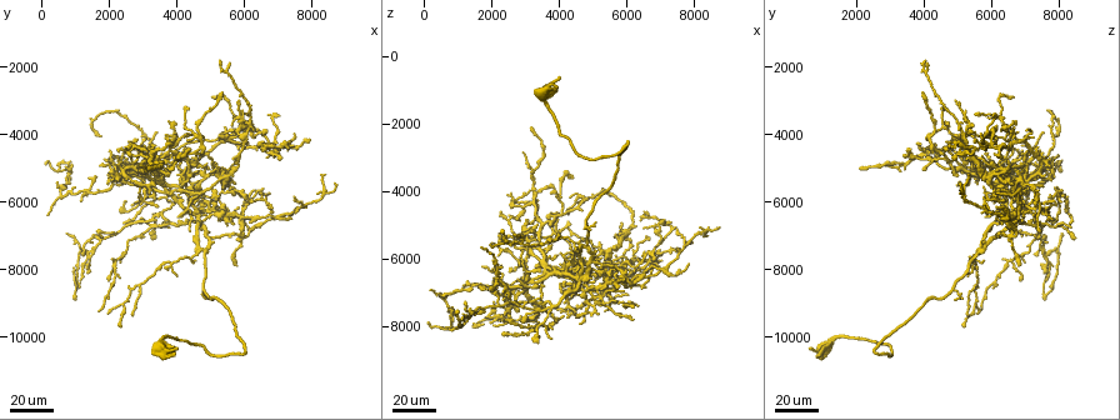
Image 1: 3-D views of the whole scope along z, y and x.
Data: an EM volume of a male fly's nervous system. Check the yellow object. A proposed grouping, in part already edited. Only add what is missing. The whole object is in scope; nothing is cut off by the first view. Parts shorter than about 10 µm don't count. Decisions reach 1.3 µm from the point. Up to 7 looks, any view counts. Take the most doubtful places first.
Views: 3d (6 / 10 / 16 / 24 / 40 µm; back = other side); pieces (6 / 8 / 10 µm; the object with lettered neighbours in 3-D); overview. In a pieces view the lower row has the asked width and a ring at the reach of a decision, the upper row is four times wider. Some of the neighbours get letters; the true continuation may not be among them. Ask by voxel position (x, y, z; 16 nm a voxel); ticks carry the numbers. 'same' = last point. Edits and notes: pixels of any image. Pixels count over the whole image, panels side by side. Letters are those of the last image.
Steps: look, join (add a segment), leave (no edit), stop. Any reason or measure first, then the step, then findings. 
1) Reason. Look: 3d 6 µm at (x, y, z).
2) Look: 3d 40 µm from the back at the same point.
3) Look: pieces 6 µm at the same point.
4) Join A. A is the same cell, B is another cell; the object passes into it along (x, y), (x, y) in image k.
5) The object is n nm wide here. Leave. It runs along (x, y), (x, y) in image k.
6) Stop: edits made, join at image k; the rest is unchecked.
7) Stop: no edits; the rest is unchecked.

Long arm stops here. Look: 3d 40 µm at (0, 4900, 7800).

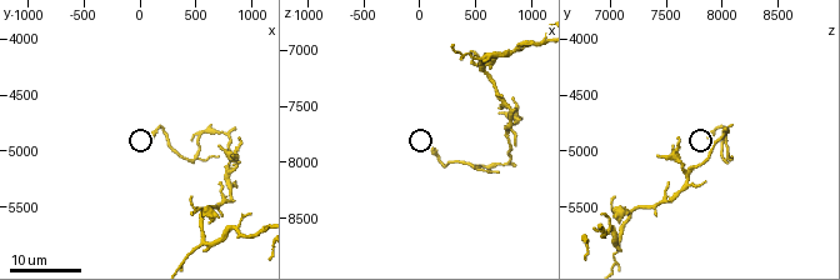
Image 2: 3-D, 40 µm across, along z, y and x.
Look: pieces 6 µm at (100, 4900, 7880).

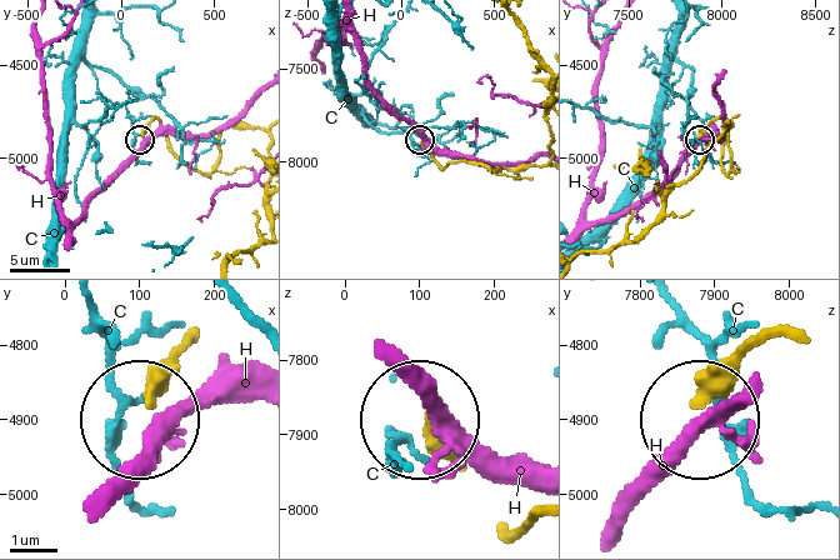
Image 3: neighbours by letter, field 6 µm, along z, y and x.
Leave. C and H are other cells; it runs along (539, 166), (494, 169), (455, 160), (441, 166), (423, 140) in image 3; none of them fits.

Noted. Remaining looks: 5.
Branch stops here. Look: 3d 40 µm at (6000, 3800, 7000).

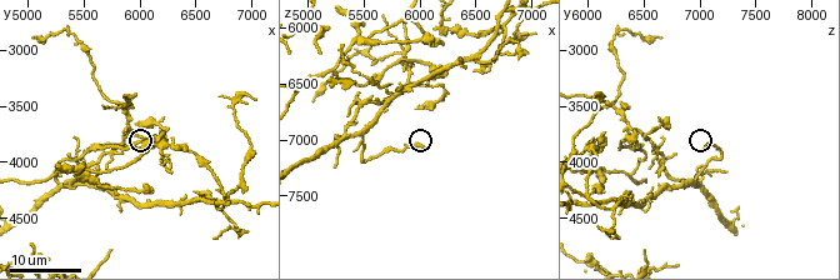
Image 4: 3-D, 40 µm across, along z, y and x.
Look: pieces 8 µm at (6020, 3880, 7040).

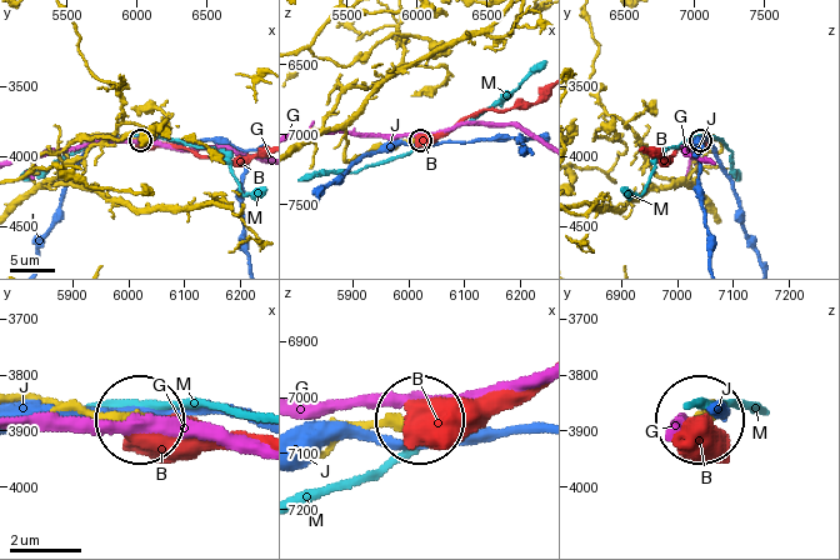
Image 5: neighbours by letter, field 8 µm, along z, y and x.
The object is 300 nm wide here. Leave. B, G, J and M are other cells; none of them fits.

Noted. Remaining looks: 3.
End of a long branch. Look: 3d 24 µm at (6180, 3740, 6120).

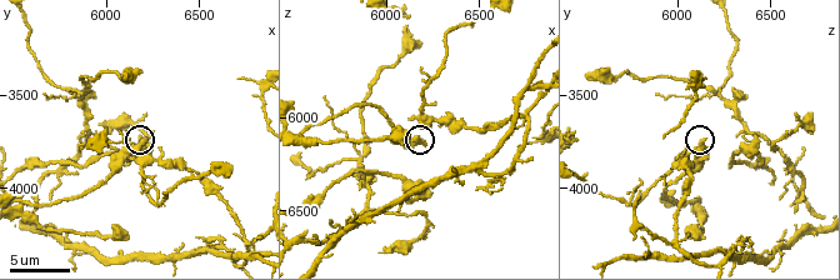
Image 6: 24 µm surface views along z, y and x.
Look: 3d 6 µm at (6220, 3740, 6140).

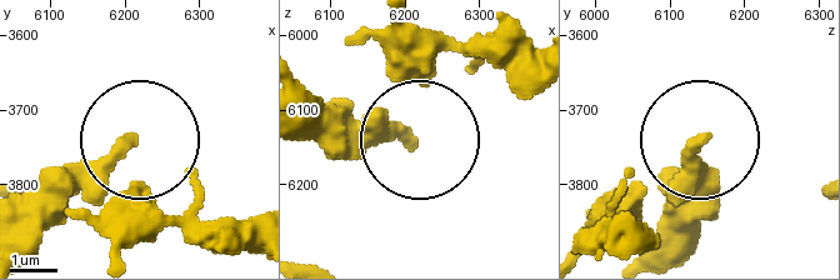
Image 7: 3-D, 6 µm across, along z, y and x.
Look: pieces 8 µm at (6200, 3740, 6140).

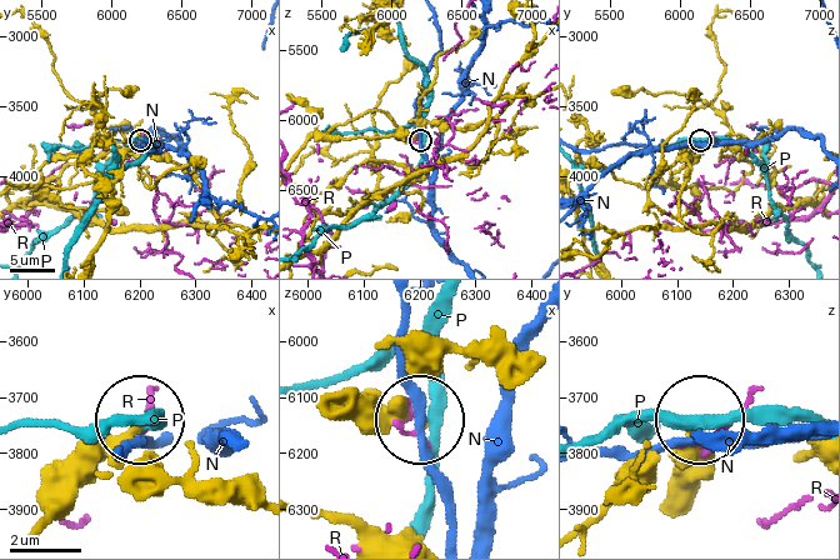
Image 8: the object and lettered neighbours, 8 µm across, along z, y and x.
The object is 280 nm wide here. Leave. N, P and R are other cells; no lettered segment goes on from it.

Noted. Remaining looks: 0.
Stop: no edits; the rest is unchecked.

